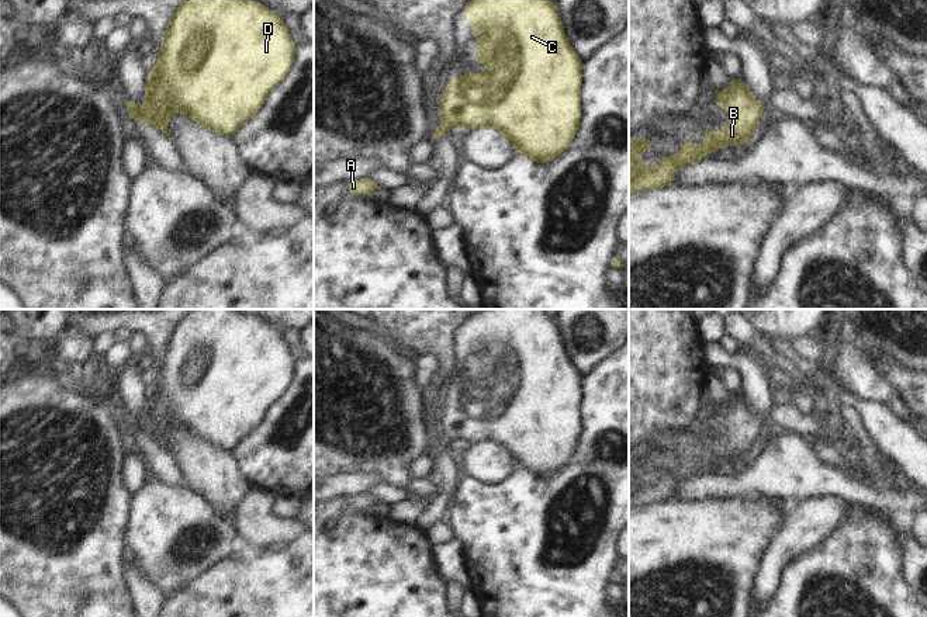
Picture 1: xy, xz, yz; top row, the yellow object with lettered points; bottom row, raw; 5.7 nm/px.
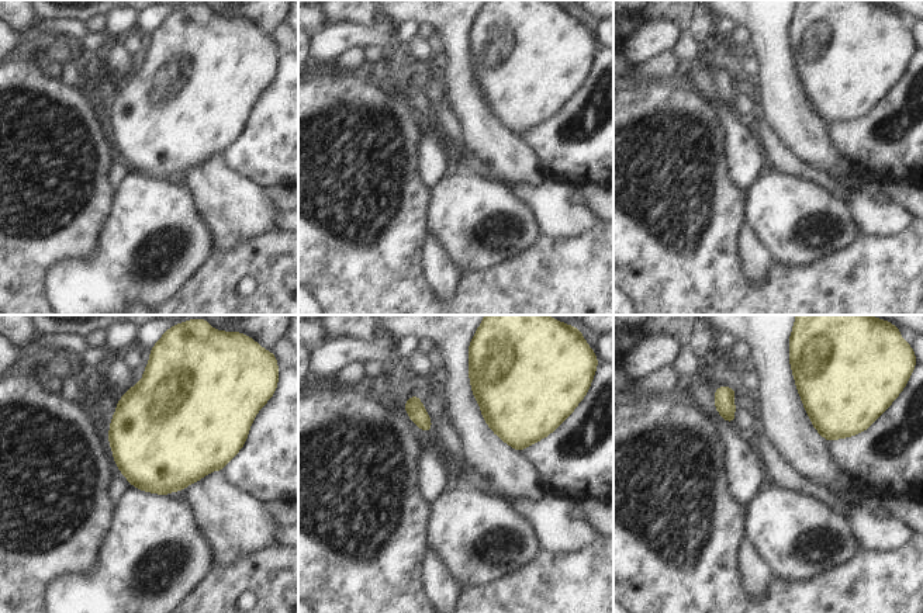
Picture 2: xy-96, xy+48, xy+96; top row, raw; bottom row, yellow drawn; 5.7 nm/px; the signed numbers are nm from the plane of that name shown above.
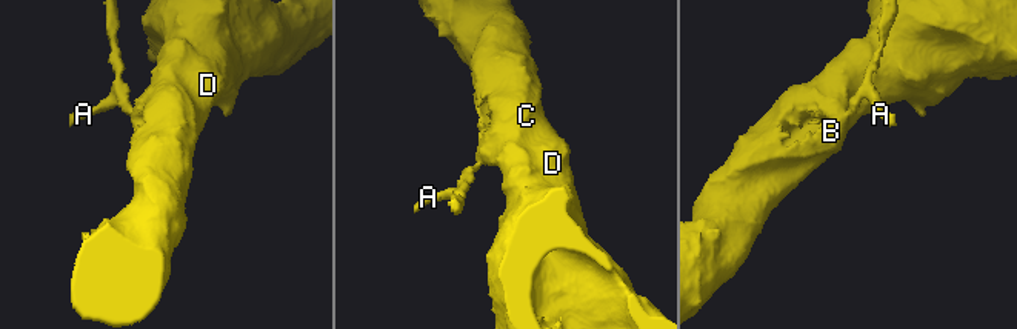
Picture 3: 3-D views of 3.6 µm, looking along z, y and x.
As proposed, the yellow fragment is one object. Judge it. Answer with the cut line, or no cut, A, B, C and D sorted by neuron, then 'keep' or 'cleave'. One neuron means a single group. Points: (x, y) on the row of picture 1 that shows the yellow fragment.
no cut; A B C D; keep

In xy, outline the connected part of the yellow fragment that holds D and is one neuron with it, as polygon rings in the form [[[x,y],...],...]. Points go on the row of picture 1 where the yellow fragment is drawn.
[[[184,0],[169,21],[160,56],[155,67],[149,70],[143,93],[148,107],[142,110],[138,101],[131,100],[125,100],[124,105],[134,122],[143,119],[172,141],[167,132],[170,112],[183,112],[210,131],[232,139],[234,134],[262,108],[267,96],[287,76],[294,55],[295,45],[283,20],[263,4],[250,0]]]

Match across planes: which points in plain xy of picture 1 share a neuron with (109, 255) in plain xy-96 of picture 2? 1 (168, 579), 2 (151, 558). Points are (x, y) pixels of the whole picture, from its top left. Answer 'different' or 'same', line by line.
1: same
2: same

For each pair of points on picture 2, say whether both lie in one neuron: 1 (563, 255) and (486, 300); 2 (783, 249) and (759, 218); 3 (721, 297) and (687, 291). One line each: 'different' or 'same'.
1: same
2: same
3: same

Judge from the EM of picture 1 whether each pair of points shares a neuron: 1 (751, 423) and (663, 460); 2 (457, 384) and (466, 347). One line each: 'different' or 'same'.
1: same
2: same

